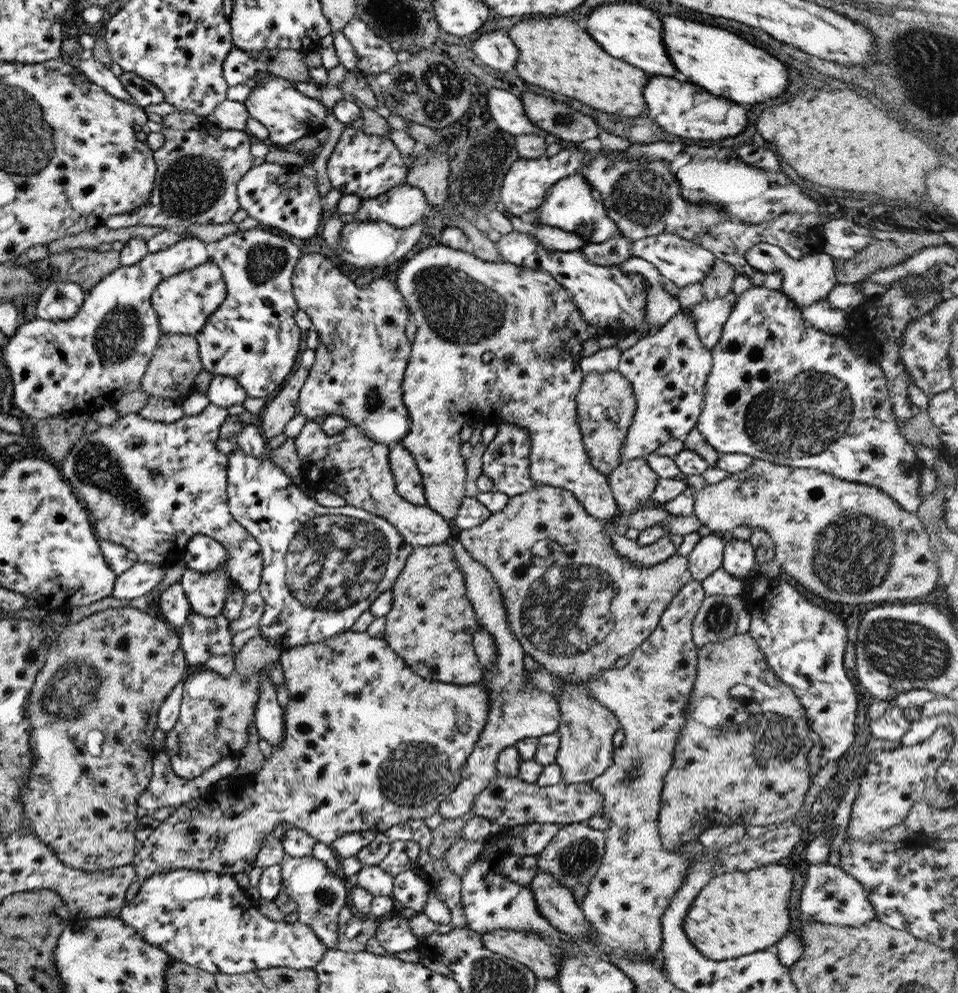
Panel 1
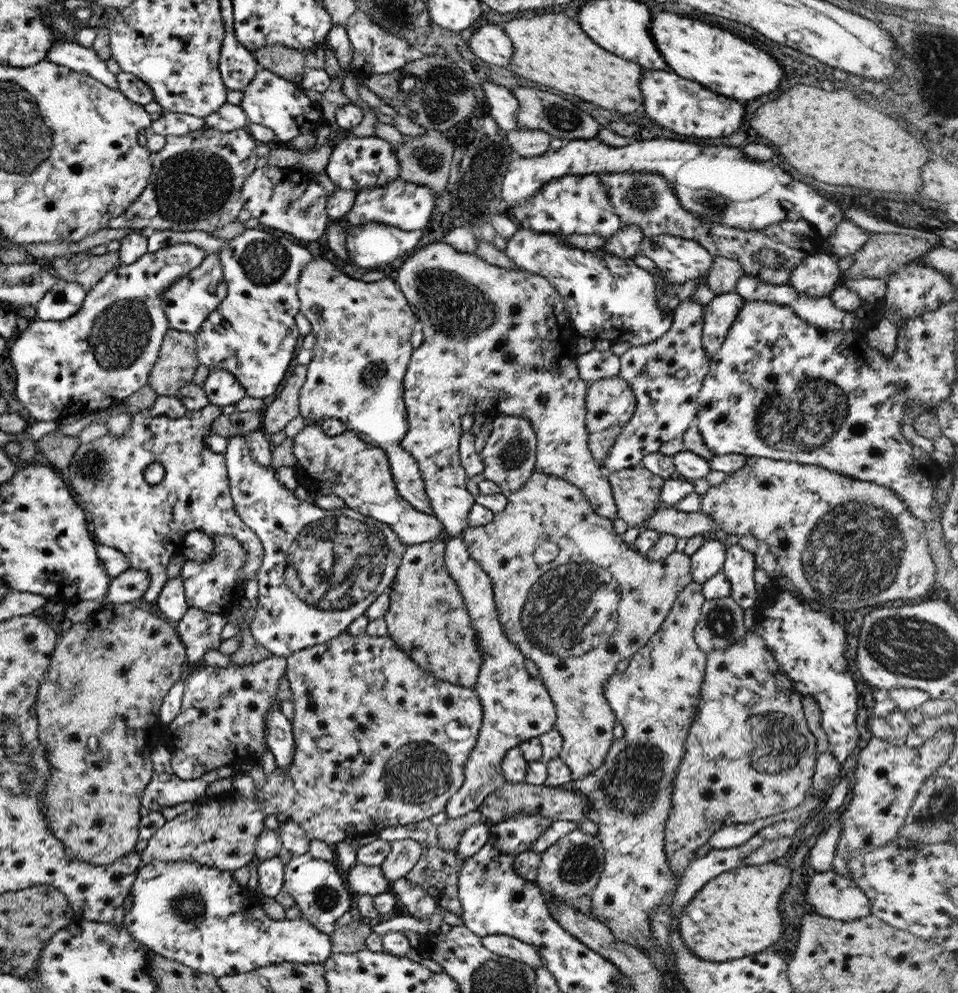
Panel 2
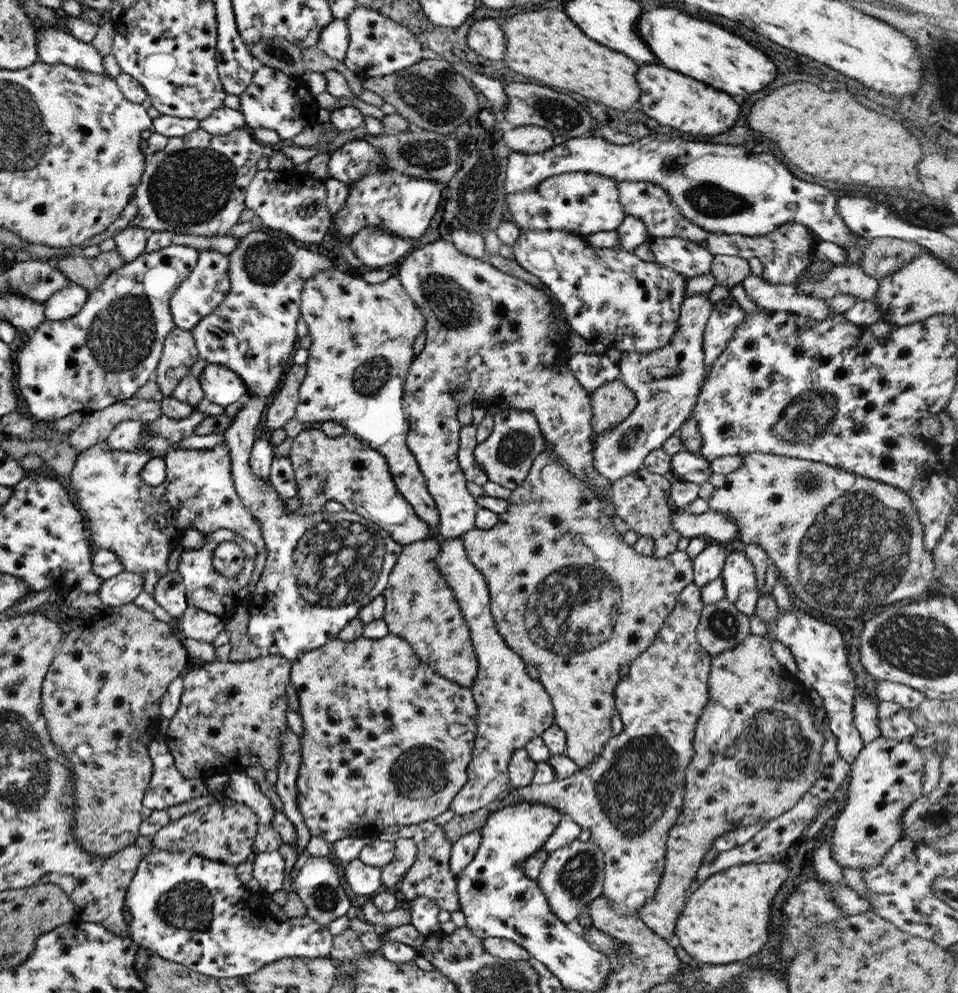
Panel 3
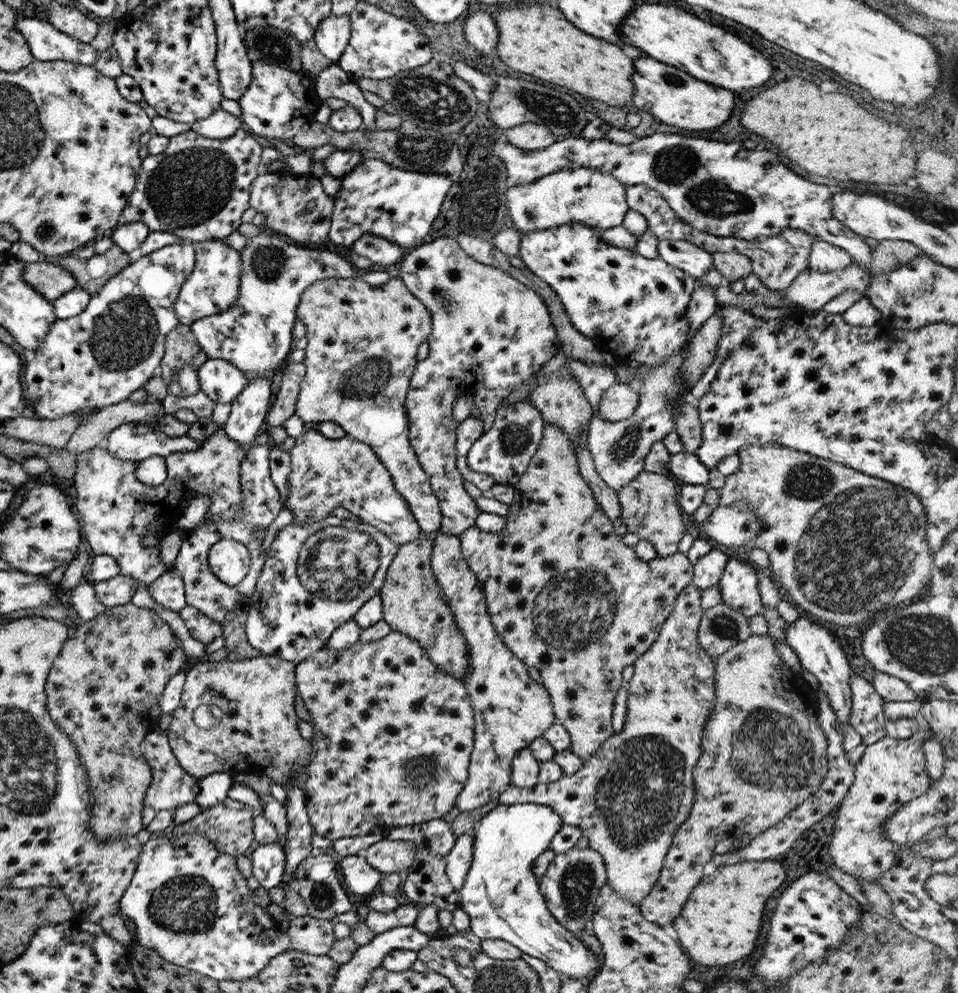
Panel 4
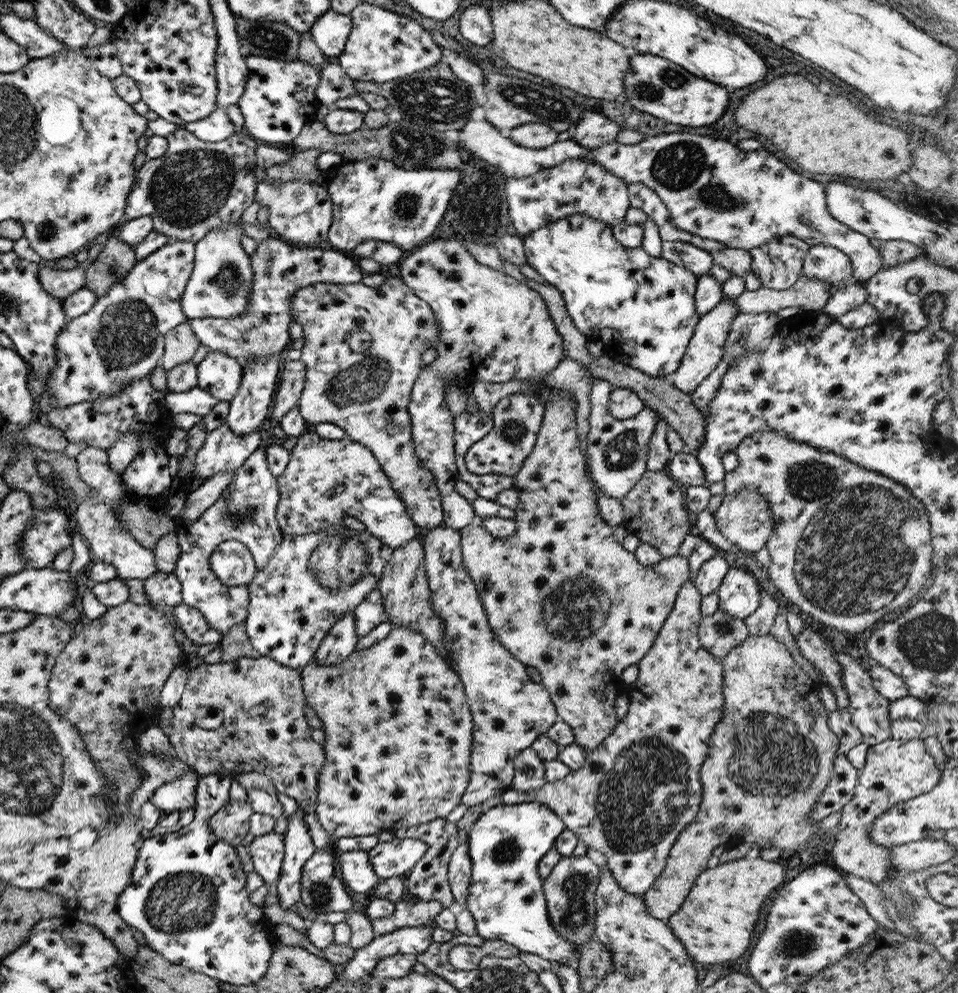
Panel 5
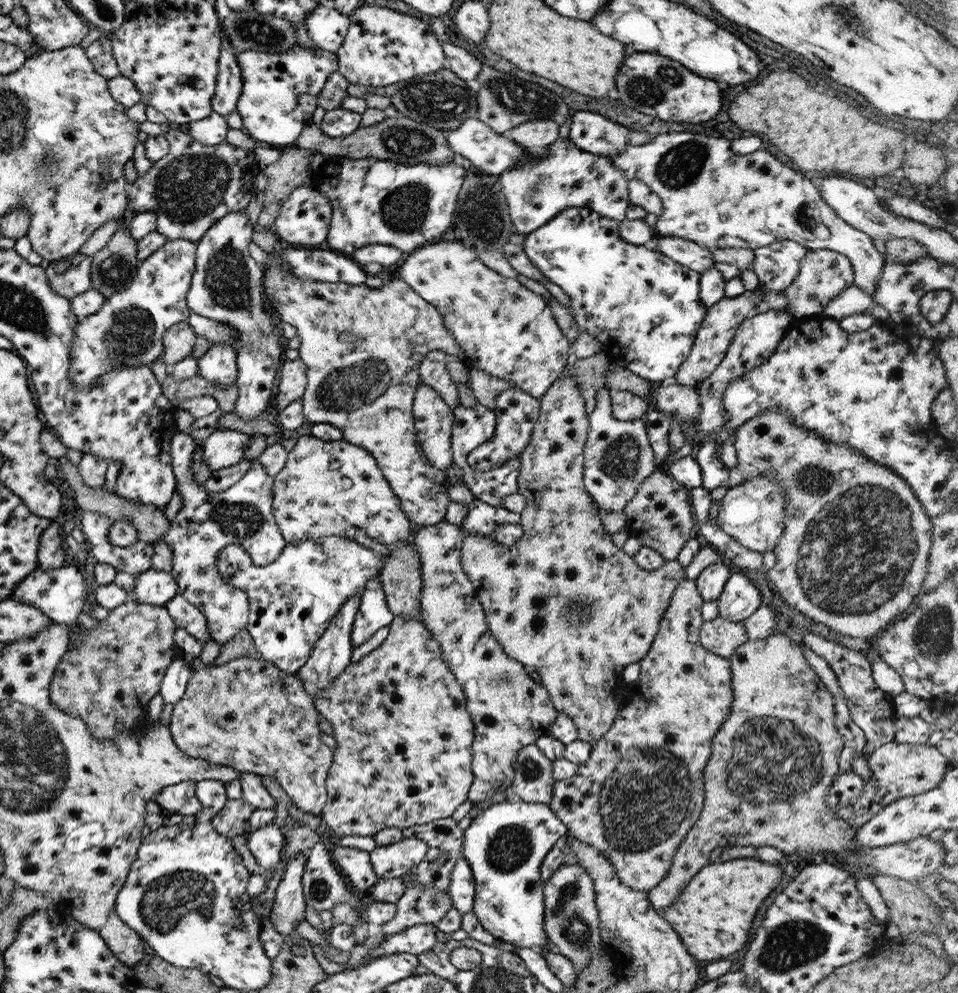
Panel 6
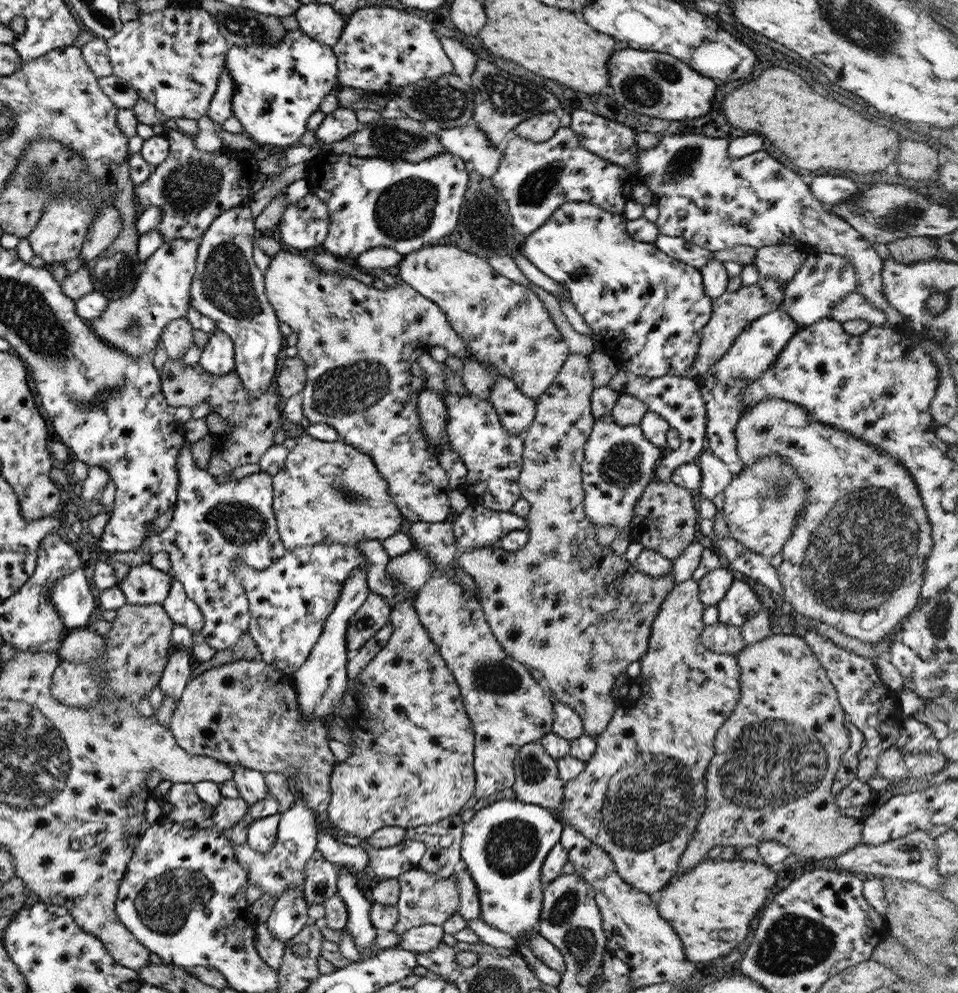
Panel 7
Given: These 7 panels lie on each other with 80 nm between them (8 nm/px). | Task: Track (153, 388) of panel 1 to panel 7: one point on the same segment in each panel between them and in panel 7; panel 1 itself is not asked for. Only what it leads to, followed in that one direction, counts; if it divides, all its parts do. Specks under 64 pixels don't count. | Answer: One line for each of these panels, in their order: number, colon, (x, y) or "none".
2: (176, 362)
3: (178, 354)
4: (180, 347)
5: (179, 343)
6: (177, 341)
7: (176, 336)

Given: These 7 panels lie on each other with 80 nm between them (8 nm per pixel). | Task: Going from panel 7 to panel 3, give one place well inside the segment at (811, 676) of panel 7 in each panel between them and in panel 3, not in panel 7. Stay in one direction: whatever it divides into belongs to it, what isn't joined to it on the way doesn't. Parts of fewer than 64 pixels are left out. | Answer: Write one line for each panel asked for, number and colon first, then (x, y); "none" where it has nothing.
3: (756, 751)
4: (763, 753)
5: (769, 757)
6: (773, 759)

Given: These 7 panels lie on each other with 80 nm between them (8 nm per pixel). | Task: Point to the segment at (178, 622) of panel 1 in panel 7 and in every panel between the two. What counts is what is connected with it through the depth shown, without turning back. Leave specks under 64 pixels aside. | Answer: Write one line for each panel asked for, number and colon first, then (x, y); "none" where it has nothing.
2: (171, 602)
3: (168, 592)
4: (167, 589)
5: (163, 589)
6: (153, 587)
7: (143, 584)

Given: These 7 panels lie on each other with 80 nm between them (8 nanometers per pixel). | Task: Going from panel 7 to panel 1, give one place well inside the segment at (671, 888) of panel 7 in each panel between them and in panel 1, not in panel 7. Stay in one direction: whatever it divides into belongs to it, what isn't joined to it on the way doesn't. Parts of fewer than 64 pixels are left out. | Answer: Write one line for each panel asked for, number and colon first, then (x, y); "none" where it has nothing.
1: (736, 913)
2: (734, 915)
3: (726, 919)
4: (719, 923)
5: (715, 922)
6: (722, 898)

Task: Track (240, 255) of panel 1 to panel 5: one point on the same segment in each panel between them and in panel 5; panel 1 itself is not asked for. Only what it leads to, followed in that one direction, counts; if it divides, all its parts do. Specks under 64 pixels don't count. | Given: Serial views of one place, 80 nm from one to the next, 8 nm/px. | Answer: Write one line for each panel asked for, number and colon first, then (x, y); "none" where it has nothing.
2: (251, 334)
3: (252, 331)
4: (254, 334)
5: (278, 269)

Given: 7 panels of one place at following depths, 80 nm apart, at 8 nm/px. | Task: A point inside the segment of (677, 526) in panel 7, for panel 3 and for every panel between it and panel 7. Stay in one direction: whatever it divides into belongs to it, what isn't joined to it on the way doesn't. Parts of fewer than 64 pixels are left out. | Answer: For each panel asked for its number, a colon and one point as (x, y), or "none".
3: (640, 499)
4: (648, 507)
5: (653, 510)
6: (658, 514)

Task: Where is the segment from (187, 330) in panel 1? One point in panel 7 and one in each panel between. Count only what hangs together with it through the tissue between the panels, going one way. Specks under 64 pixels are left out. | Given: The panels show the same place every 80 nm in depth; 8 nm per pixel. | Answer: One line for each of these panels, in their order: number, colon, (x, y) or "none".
2: (187, 301)
3: (207, 284)
4: (211, 287)
5: (219, 285)
6: (226, 286)
7: (226, 287)

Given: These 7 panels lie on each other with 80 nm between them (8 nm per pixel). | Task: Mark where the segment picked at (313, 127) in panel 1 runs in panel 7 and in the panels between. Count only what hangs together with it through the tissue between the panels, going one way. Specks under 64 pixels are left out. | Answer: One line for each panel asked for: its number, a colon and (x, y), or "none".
2: (268, 100)
3: (273, 100)
4: (277, 102)
5: (278, 100)
6: (278, 93)
7: (276, 87)

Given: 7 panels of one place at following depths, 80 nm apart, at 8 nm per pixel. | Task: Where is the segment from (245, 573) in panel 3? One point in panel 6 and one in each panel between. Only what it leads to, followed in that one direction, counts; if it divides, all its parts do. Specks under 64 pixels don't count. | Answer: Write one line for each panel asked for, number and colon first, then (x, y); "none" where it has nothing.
4: (260, 504)
5: (248, 516)
6: (242, 515)

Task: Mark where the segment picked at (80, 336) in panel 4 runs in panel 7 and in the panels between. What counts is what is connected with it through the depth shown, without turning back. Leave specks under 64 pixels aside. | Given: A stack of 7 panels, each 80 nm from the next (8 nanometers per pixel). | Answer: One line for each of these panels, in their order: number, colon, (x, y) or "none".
5: (121, 339)
6: (126, 332)
7: (132, 324)

